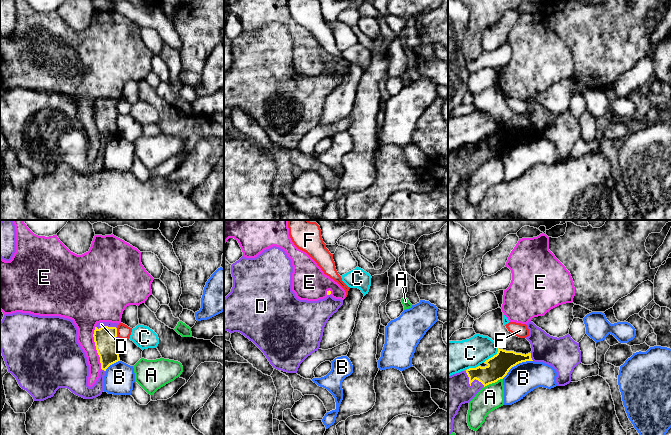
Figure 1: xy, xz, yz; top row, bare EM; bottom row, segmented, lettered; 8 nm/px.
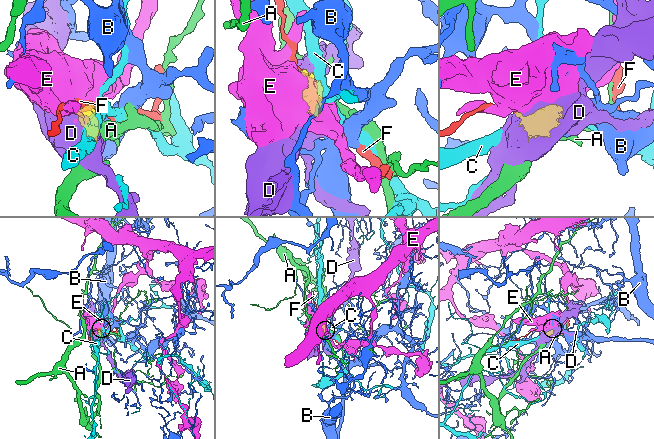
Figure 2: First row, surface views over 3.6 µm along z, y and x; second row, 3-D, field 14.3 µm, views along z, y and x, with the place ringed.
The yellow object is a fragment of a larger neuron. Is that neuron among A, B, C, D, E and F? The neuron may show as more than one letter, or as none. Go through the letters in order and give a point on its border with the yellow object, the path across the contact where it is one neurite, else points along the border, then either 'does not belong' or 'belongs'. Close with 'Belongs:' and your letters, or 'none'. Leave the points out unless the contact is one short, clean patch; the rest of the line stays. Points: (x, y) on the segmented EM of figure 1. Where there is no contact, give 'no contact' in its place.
A: meets yellow in yz at (493, 382); does not belong
B: meets yellow in yz at (516, 364); border along yz (532, 360), (517, 363), (502, 378); does not belong
C: meets yellow in yz at (493, 356); border along yz (498, 348), (495, 354), (483, 362); does not belong
D: meets yellow in yz at (471, 382); belongs
E: meets yellow in xy at (97, 351); does not belong
F: meets yellow in xy at (116, 331); does not belong
Belongs: D

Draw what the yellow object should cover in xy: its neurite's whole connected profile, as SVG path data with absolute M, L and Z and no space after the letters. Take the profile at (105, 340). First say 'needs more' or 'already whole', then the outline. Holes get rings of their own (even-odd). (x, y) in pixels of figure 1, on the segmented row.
needs more; M22 312L5 314L0 322L0 350L8 372L34 401L44 401L53 397L59 388L67 388L84 399L93 399L103 392L106 369L120 361L117 352L118 325L118 323L100 322L95 327L93 337L100 357L101 371L92 387L88 386L87 357L77 341L78 329L71 319Z

